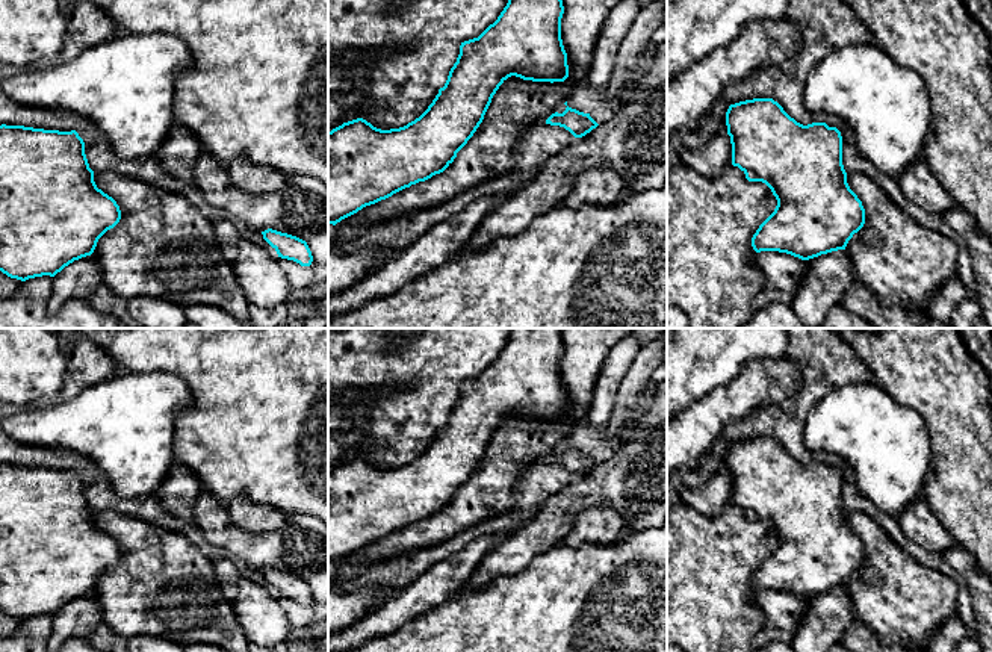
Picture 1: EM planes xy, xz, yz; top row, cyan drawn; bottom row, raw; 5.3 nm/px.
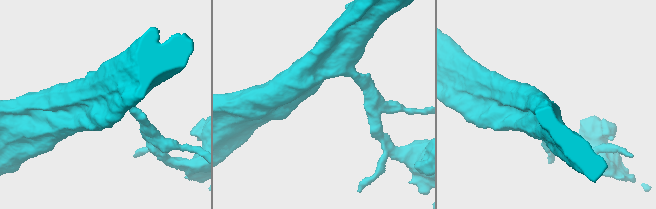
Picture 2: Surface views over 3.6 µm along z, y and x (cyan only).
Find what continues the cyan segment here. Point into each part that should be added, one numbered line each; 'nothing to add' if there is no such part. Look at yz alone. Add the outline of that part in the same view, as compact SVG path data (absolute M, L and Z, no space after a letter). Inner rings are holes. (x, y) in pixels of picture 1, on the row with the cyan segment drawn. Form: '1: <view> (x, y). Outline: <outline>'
nothing to add

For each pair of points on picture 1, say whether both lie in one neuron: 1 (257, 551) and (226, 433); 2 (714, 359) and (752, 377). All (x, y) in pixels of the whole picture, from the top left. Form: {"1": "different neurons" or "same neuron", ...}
{"1": "different neurons", "2": "different neurons"}

